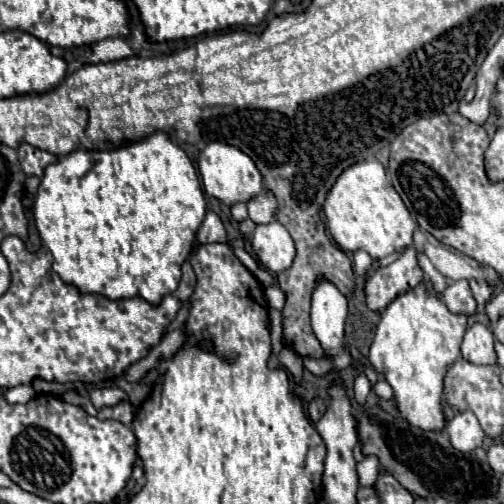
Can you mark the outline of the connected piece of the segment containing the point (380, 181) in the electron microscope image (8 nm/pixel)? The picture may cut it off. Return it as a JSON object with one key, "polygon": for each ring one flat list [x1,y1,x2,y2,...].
{"polygon":[[368,159,348,167,330,189,323,212,330,235,344,253,364,249,372,259,378,261,386,255,402,253,412,243,416,223,396,189,390,185,378,159]]}

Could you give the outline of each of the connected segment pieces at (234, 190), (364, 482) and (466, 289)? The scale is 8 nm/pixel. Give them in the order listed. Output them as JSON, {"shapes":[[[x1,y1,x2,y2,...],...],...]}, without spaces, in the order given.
{"shapes":[[[218,141,208,143,204,147,204,151,200,153,198,169,200,169,200,177,202,177,206,193,216,197,224,205,232,207,236,203,248,203,250,199,258,197,264,191,262,175,258,173,254,161,248,155,244,155,240,149,232,147,232,145,222,145]],[[372,455,364,457,364,461,358,463,358,477,360,477,362,487,370,487,370,485,376,483,376,477,378,477,376,465,378,465,378,459,372,457]],[[456,281,450,283,448,289,442,293,442,301,452,313,462,313,466,317,472,317,476,313,476,301,472,297,468,281]]]}

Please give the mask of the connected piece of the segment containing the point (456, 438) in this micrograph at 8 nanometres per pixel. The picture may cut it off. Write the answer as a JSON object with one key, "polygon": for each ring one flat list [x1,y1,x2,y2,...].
{"polygon":[[460,411,456,417,448,423,446,427,450,435,450,443,454,449,462,453,470,453,476,447,482,447,484,441,484,431,472,411]]}

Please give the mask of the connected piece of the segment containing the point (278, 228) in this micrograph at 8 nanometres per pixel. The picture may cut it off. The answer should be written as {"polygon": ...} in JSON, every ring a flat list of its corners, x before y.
{"polygon":[[278,221,256,225,252,237,252,251,258,257,260,265,264,265,268,271,274,273,288,269,296,255,290,233]]}

